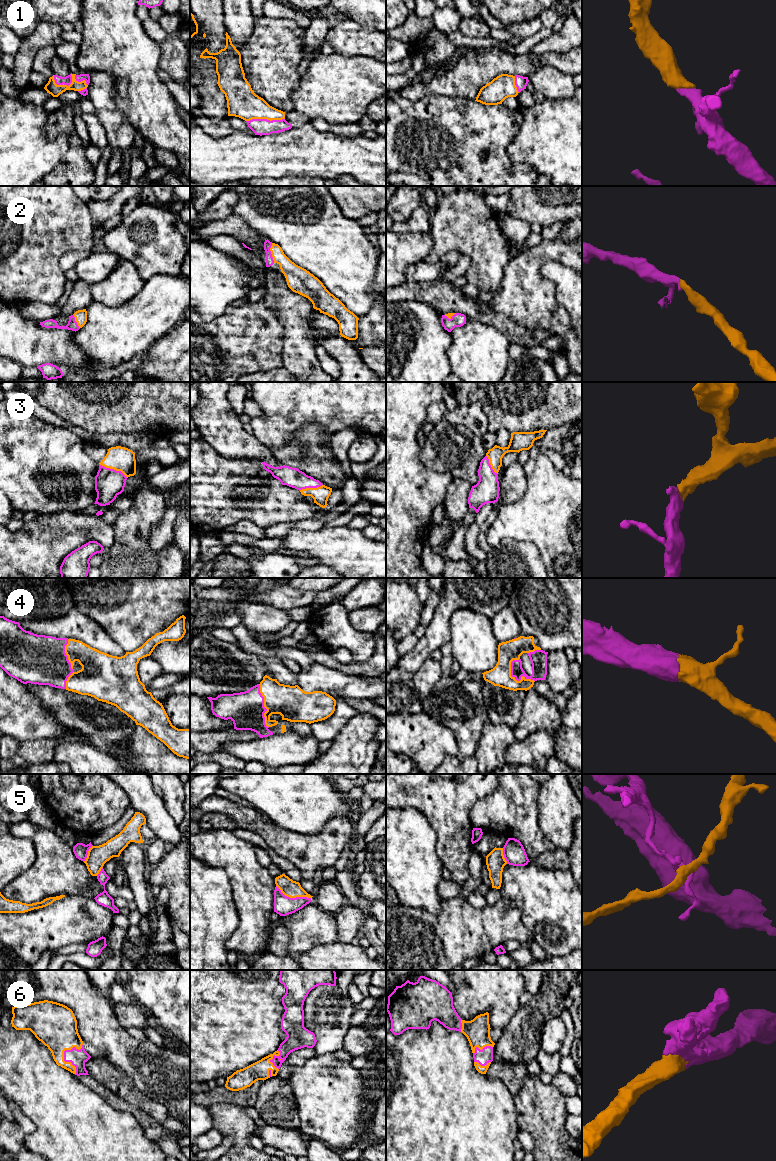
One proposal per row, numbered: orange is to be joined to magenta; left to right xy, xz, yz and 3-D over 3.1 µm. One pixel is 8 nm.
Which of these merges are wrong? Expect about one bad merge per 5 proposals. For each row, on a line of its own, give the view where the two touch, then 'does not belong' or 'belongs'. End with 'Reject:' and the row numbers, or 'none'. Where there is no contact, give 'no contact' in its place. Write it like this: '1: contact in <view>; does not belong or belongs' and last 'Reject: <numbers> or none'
1: contact in xz; belongs
2: contact in xz; belongs
3: contact in xy; belongs
4: contact in yz; belongs
5: contact in xz; does not belong
6: contact in xy; belongs
Reject: 5

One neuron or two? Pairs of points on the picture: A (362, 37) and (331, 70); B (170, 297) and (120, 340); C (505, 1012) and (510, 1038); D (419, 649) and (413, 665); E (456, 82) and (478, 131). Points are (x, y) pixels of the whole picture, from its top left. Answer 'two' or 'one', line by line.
A: two
B: one
C: two
D: one
E: two

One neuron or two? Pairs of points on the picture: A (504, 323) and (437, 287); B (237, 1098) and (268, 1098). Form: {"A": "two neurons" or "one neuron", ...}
{"A": "one neuron", "B": "two neurons"}

